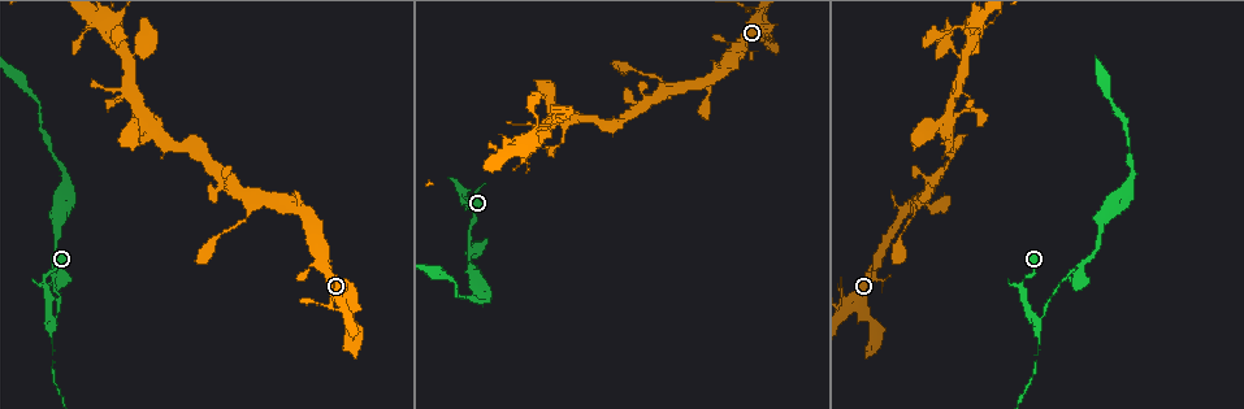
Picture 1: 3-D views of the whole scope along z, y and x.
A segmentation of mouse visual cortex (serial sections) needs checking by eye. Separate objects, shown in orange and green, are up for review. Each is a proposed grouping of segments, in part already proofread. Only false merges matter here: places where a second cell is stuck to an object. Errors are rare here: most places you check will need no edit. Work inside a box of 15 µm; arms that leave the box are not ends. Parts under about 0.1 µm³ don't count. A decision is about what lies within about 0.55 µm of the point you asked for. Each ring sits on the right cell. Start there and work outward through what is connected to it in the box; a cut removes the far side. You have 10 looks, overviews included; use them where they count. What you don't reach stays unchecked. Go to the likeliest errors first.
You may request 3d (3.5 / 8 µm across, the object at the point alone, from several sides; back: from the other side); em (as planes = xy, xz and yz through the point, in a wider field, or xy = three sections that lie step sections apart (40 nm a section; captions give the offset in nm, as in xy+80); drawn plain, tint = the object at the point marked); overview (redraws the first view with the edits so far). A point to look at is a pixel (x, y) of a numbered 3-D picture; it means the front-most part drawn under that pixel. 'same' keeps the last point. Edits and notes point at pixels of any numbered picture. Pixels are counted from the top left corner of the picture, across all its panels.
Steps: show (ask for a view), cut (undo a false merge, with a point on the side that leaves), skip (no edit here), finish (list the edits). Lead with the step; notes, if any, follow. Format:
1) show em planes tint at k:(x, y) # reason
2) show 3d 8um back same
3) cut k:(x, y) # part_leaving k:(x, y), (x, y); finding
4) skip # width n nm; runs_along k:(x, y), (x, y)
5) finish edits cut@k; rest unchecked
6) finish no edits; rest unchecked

show 3d 3.5um at 1:(1038, 320)

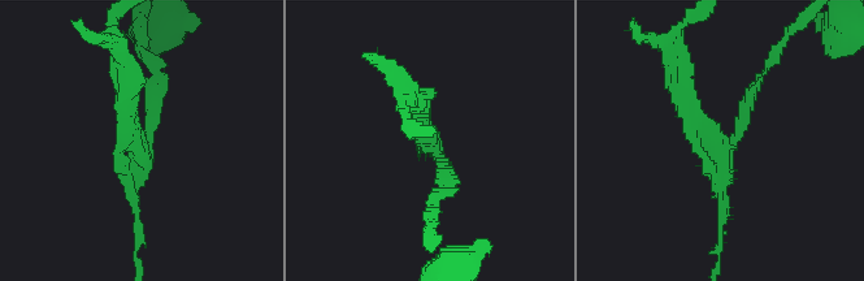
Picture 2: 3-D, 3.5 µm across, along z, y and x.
show em xy step 5 tint at 2:(429, 148) # arms 3; arm_widths 100, 200, 250 nm

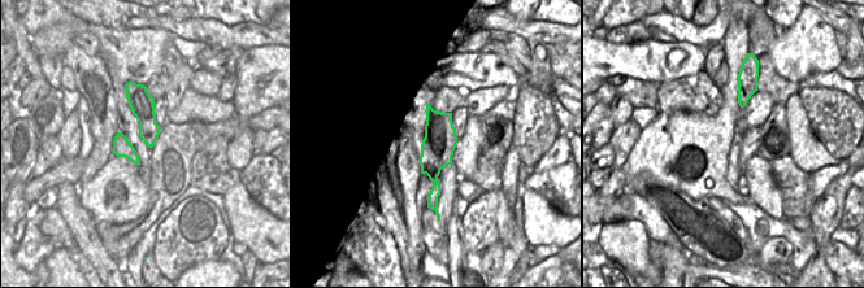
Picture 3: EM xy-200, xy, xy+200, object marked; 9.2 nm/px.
skip # runs_along 2:(416, 103), (448, 182); continuous, no second cell

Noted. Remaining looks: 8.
show 3d 3.5um at 1:(467, 247) # three-way junction

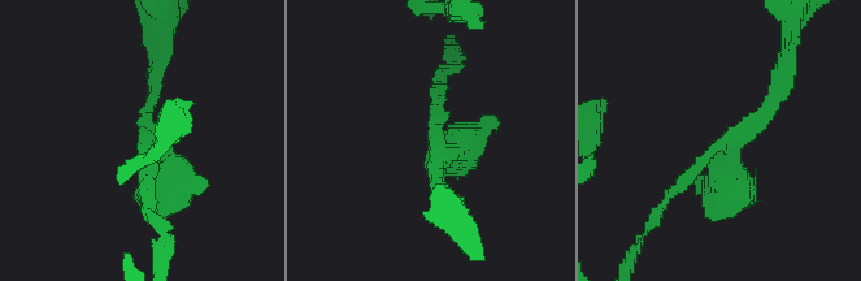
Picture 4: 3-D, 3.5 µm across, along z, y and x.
show em xy step 1 tint at 4:(719, 144) # arms 3; arm_widths 100, 200, 500 nm

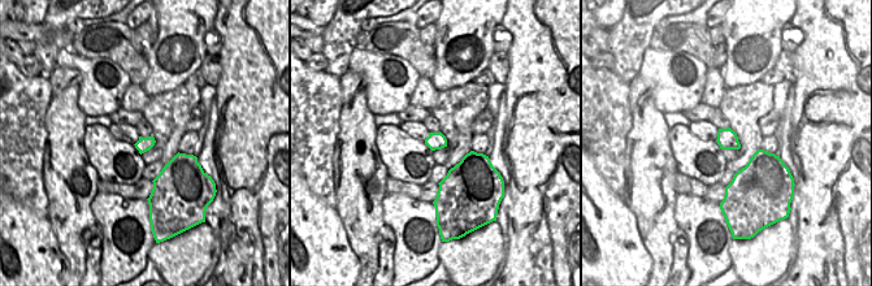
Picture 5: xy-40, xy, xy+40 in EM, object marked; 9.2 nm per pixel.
skip # runs_along 4:(656, 214), (775, 90); one cell here

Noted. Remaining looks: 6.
show 3d 3.5um at 1:(949, 164) # thick turns thin

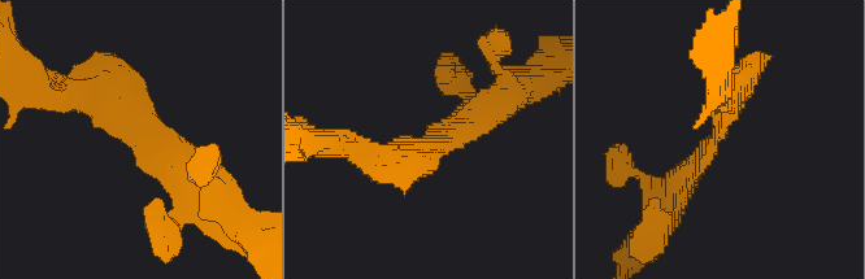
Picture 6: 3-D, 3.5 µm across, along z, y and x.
show em xy step 3 tint at 6:(157, 134) # arm_widths 350, 400 nm

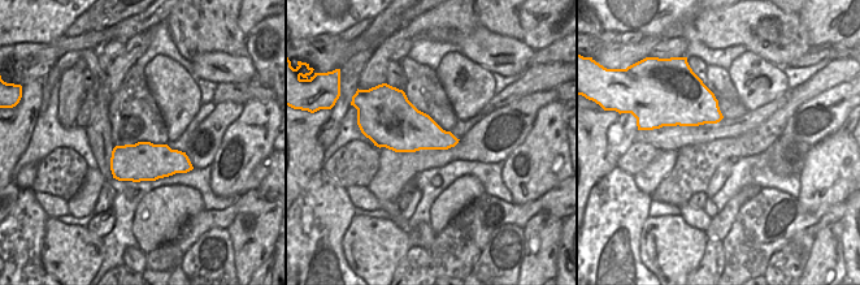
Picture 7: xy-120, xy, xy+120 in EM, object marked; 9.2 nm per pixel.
skip # runs_along 6:(216, 194), (104, 90), (88, 90); one cell here

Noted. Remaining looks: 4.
show 3d 3.5um at 1:(946, 118) # two arms in line, one across

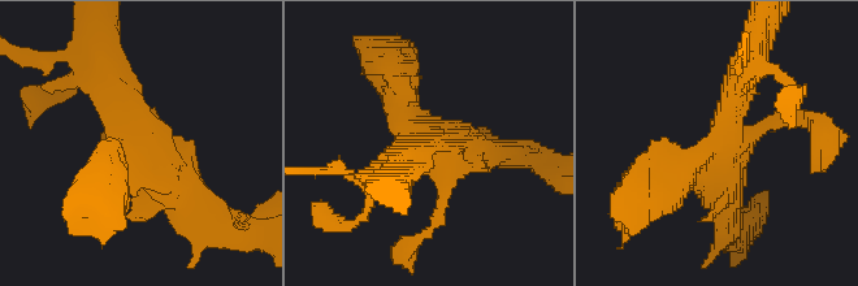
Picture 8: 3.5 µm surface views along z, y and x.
show em xy step 2 tint at 8:(728, 144) # need the tissue

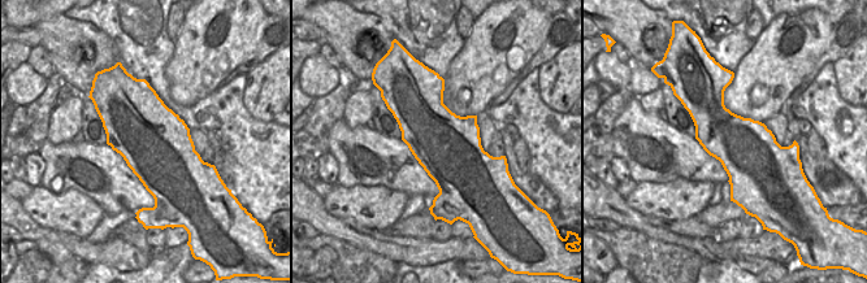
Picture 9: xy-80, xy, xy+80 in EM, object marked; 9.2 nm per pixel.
skip # runs_along 8:(207, 213), (128, 130), (103, 74); all the same cell

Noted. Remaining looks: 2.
finish no edits; rest unchecked

